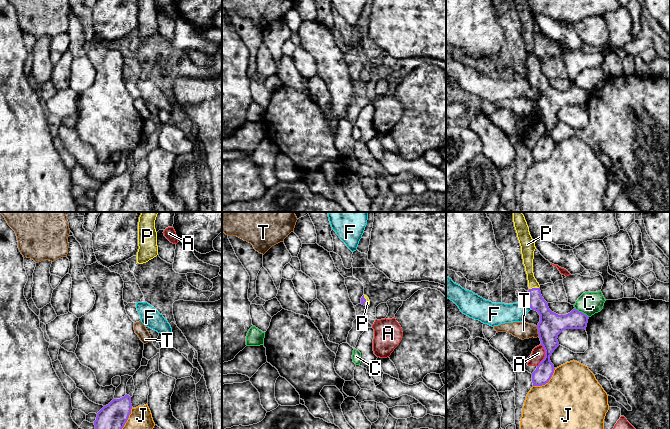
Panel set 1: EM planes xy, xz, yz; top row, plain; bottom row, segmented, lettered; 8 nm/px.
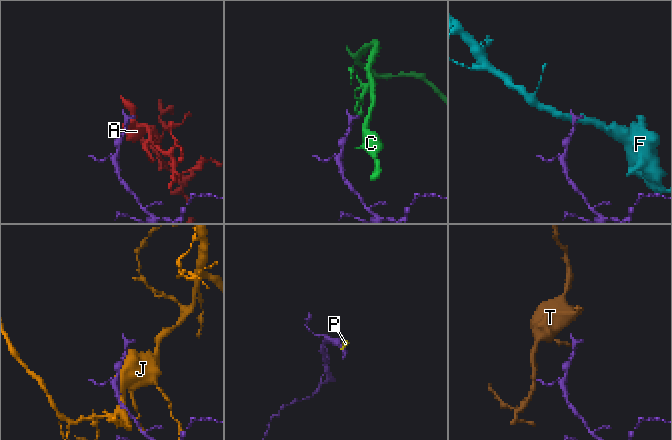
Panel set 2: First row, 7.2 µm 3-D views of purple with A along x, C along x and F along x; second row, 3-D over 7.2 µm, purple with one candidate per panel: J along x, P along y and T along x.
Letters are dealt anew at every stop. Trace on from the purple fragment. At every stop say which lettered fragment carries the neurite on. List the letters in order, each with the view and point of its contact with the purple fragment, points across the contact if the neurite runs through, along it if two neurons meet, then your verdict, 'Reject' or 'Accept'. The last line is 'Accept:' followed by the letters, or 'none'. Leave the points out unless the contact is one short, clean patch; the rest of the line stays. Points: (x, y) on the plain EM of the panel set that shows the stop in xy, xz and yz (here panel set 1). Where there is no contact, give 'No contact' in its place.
A: Touches purple at yz (545, 131). Reject
C: Touches purple at yz (581, 88). Boundary: yz (575, 84), (588, 93). Reject
F: Touches purple at yz (528, 80). Reject
J: Touches purple at yz (547, 158). Reject
P: Touches purple at yz (533, 64). Path across: yz (536, 78), (533, 64), (527, 34). Accept
T: Touches purple at yz (538, 107). Boundary: yz (536, 102), (539, 112). Reject
Accept: P

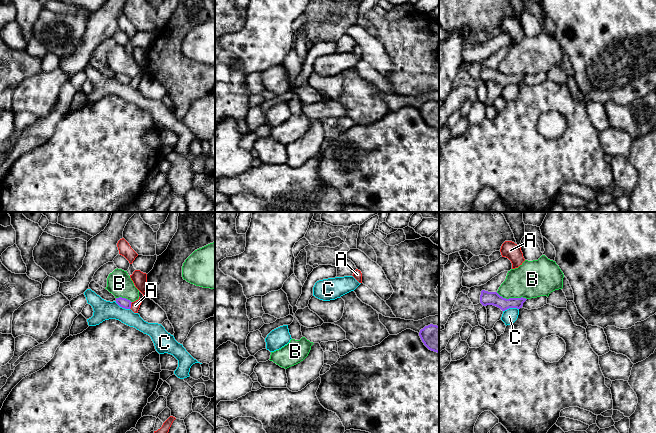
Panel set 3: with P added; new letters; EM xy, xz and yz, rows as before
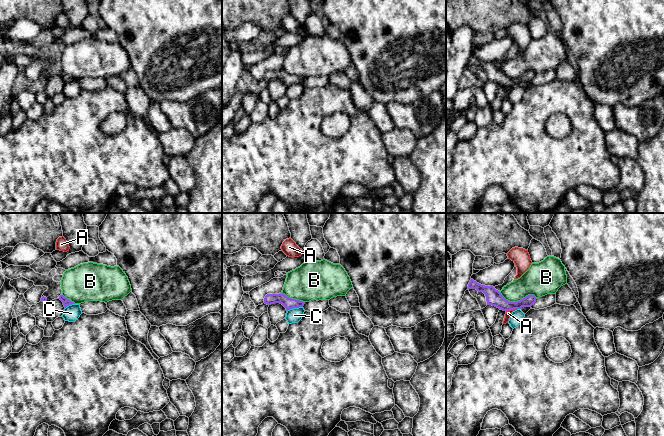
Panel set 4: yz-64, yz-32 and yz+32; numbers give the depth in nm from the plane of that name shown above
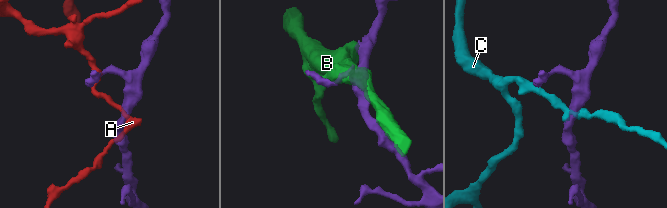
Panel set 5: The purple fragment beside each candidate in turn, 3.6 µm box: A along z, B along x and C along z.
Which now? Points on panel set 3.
A: Touches purple at xy (130, 81). Boundary: xy (132, 78), (129, 84). Reject
B: Touches purple at yz (511, 74). Reject
C: Touches purple at yz (510, 83). Boundary: yz (518, 84), (507, 84), (503, 87). Reject
Accept: none

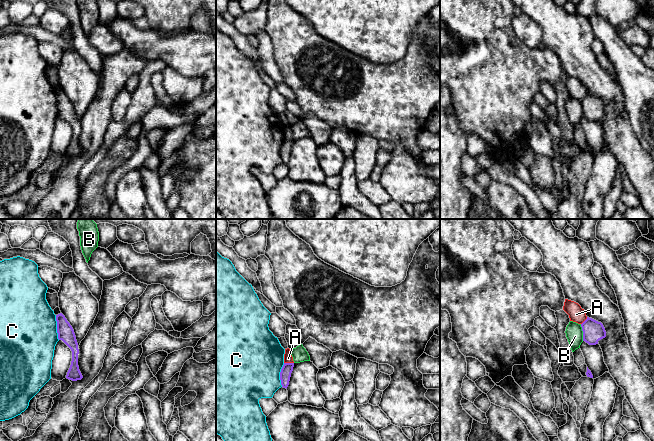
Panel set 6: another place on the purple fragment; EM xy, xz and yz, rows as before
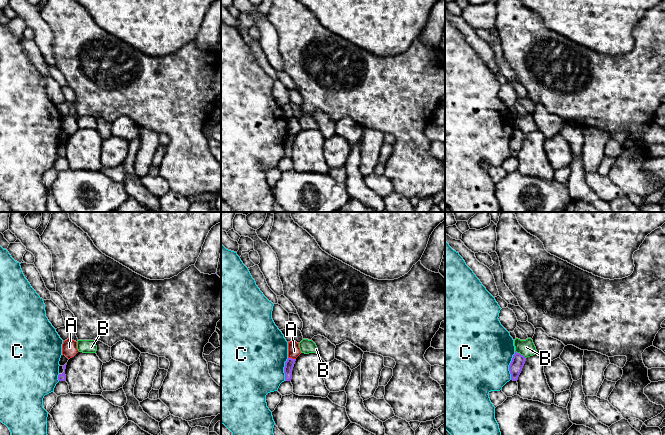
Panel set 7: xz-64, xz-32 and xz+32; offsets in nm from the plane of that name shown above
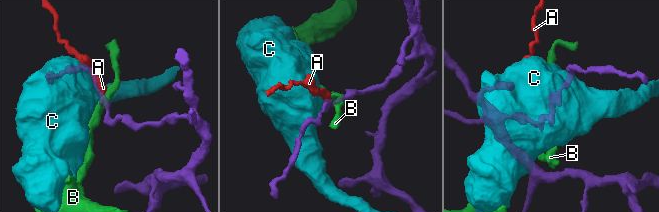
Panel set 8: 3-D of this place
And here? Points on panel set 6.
A: Touches purple at xz (289, 139). Boundary: xz (284, 138), (293, 139). Reject
B: Touches purple at yz (583, 108). Reject
C: Touches purple at xy (57, 103). Reject
Accept: none

